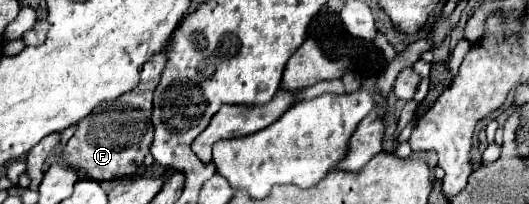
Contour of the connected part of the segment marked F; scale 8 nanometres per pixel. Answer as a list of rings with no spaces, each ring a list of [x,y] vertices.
[[[170,43],[168,47],[164,47],[164,51],[160,51],[160,55],[154,55],[152,59],[148,59],[148,63],[144,63],[144,67],[140,67],[140,83],[128,95],[120,97],[122,101],[126,101],[122,107],[112,109],[112,113],[96,113],[96,115],[92,113],[78,123],[78,131],[72,135],[72,139],[68,141],[62,153],[62,161],[66,165],[80,169],[86,177],[98,183],[128,177],[136,173],[138,167],[142,167],[142,161],[148,155],[152,133],[154,133],[152,119],[150,119],[152,95],[156,85],[160,83],[160,75],[168,59],[168,49]]]

